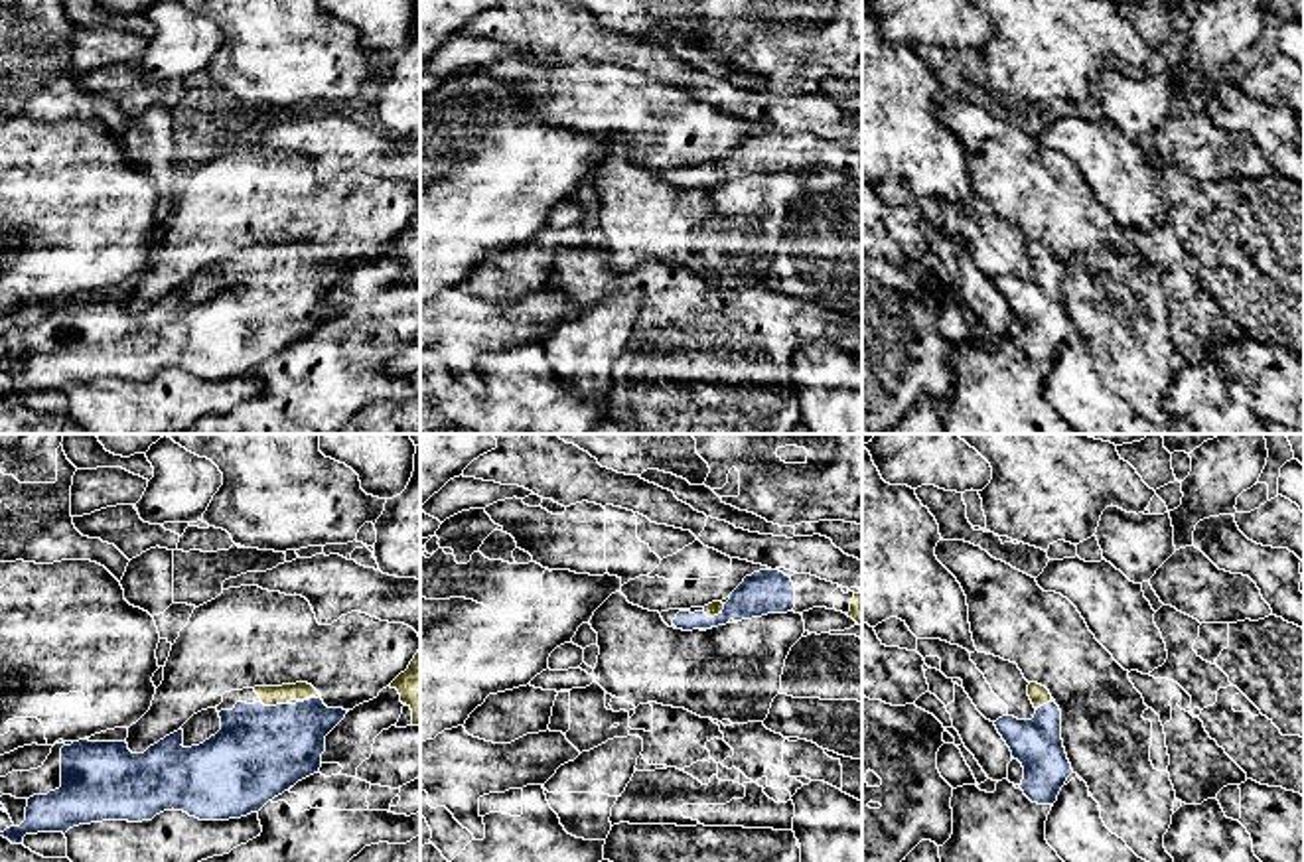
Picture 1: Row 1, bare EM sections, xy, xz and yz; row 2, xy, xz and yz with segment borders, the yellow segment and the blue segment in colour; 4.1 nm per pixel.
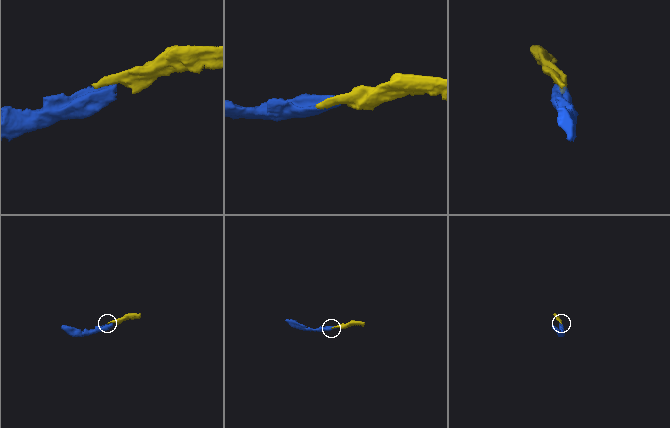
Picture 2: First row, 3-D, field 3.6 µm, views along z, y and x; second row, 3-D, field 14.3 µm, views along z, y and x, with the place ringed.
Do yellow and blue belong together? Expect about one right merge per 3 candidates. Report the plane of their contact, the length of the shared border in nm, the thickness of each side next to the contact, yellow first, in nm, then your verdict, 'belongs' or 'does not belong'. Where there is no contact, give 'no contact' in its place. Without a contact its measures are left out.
meets yellow in xy; contact 110 nm long; 80 nm thick on the yellow side, 380 nm on the other; belongs

